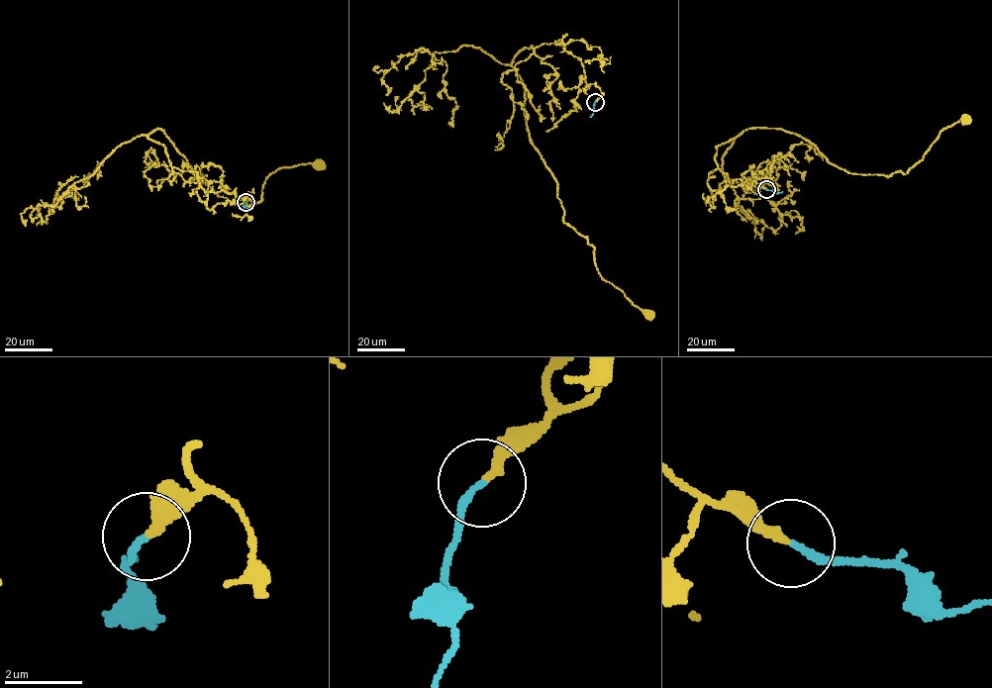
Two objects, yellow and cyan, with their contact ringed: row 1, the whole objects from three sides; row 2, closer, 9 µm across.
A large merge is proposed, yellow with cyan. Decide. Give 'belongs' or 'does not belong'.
belongs

